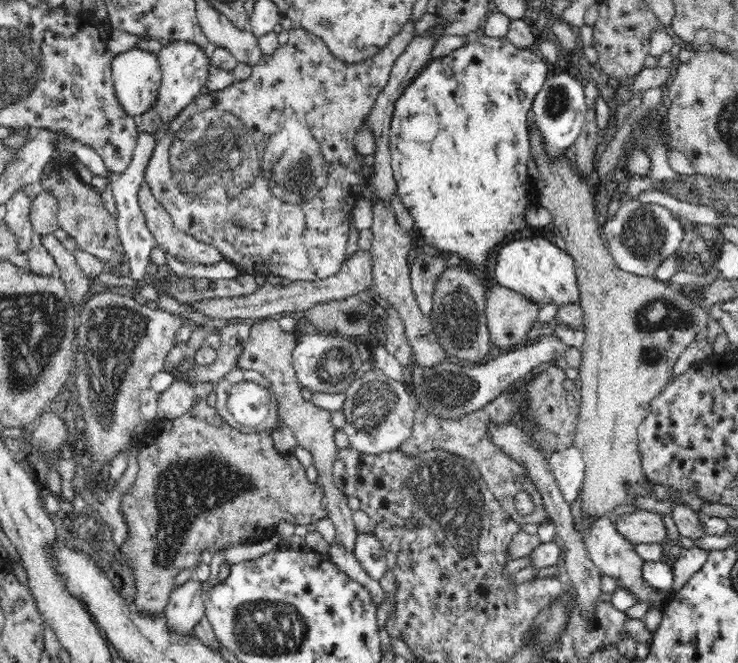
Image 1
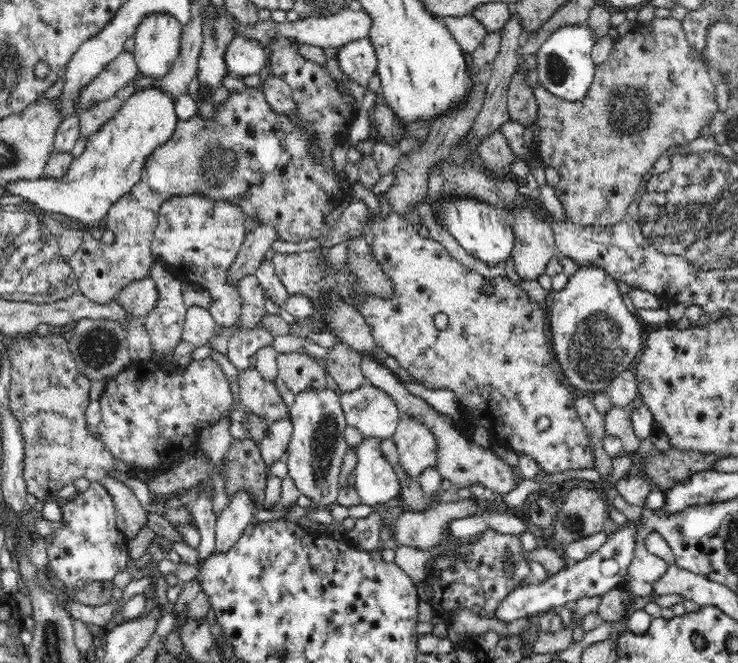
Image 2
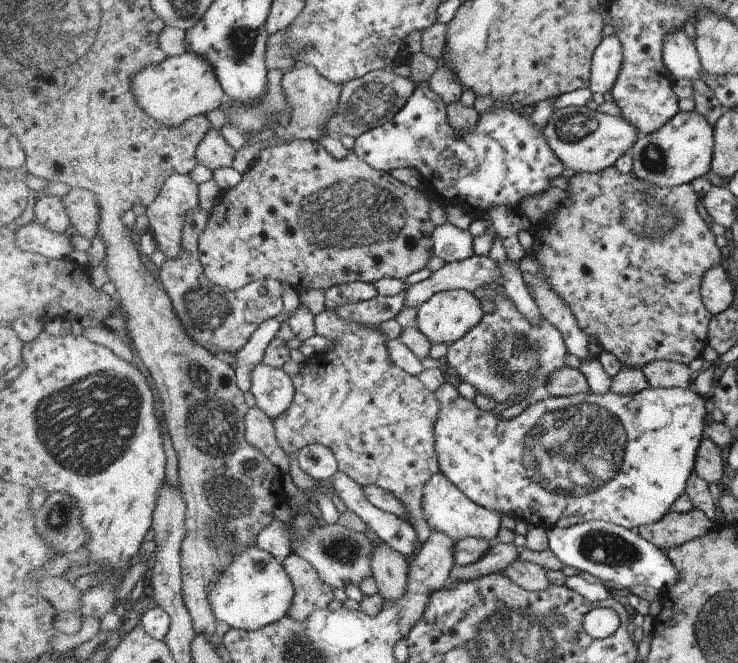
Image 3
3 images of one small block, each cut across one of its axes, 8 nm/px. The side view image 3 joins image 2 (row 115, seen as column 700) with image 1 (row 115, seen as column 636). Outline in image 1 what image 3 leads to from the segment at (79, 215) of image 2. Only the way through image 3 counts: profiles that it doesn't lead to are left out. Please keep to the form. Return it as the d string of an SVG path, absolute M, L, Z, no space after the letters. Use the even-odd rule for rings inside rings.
M172 41L169 45L162 47L157 54L159 66L161 67L161 85L155 106L137 118L137 130L139 132L162 132L167 130L171 120L174 120L181 110L184 110L198 95L202 86L207 83L211 68L210 55L206 49L200 47L196 42Z

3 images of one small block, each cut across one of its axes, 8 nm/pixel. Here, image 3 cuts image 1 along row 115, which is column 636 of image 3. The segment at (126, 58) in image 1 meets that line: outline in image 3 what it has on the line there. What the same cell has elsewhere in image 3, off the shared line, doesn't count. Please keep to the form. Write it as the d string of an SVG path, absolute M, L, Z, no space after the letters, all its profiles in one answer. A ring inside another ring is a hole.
M566 107L555 110L544 126L546 142L552 152L565 164L565 168L577 173L597 173L616 163L620 156L629 153L640 133L622 117L582 108Z

